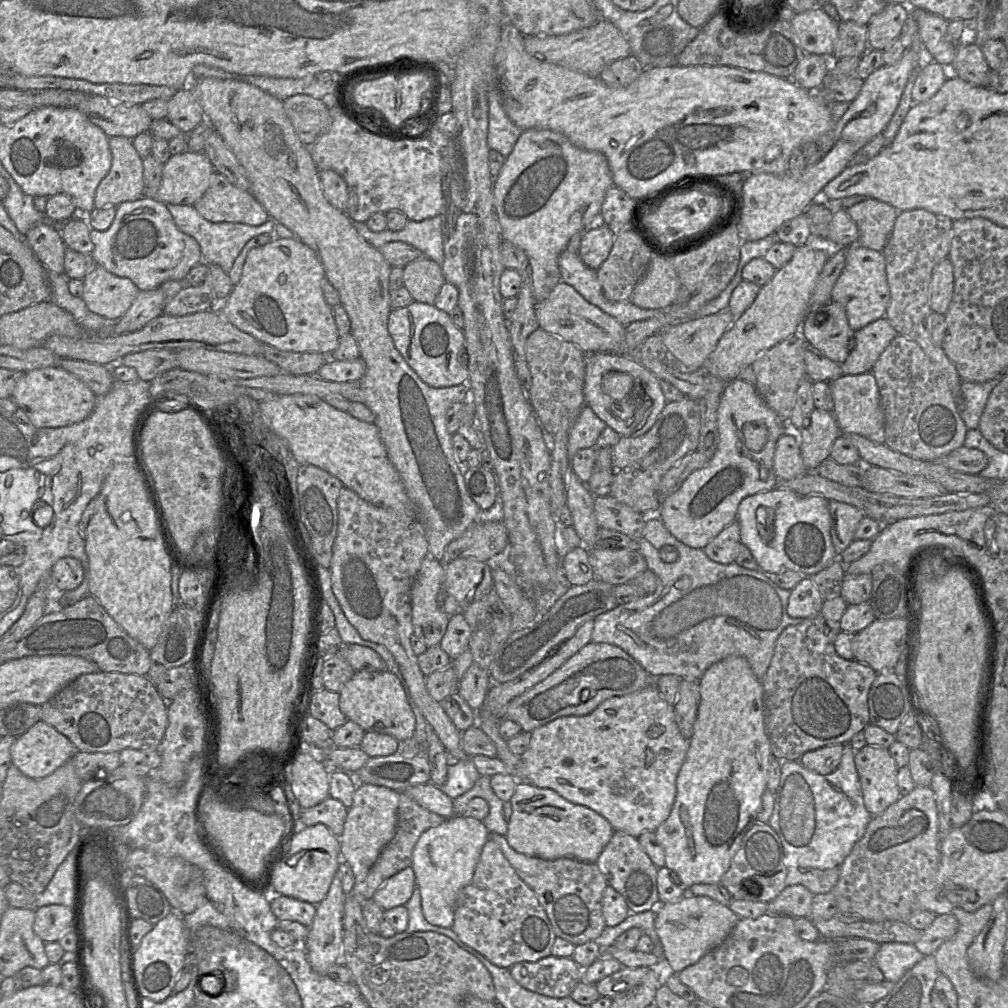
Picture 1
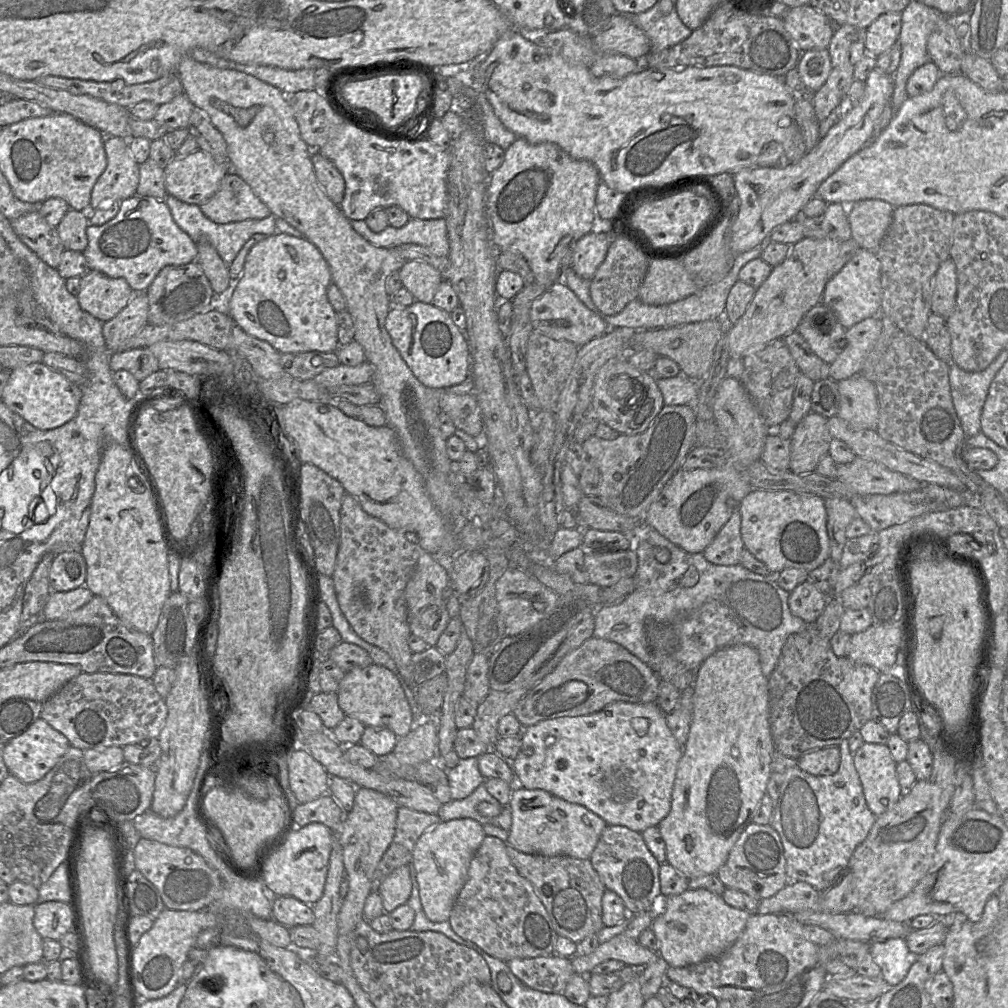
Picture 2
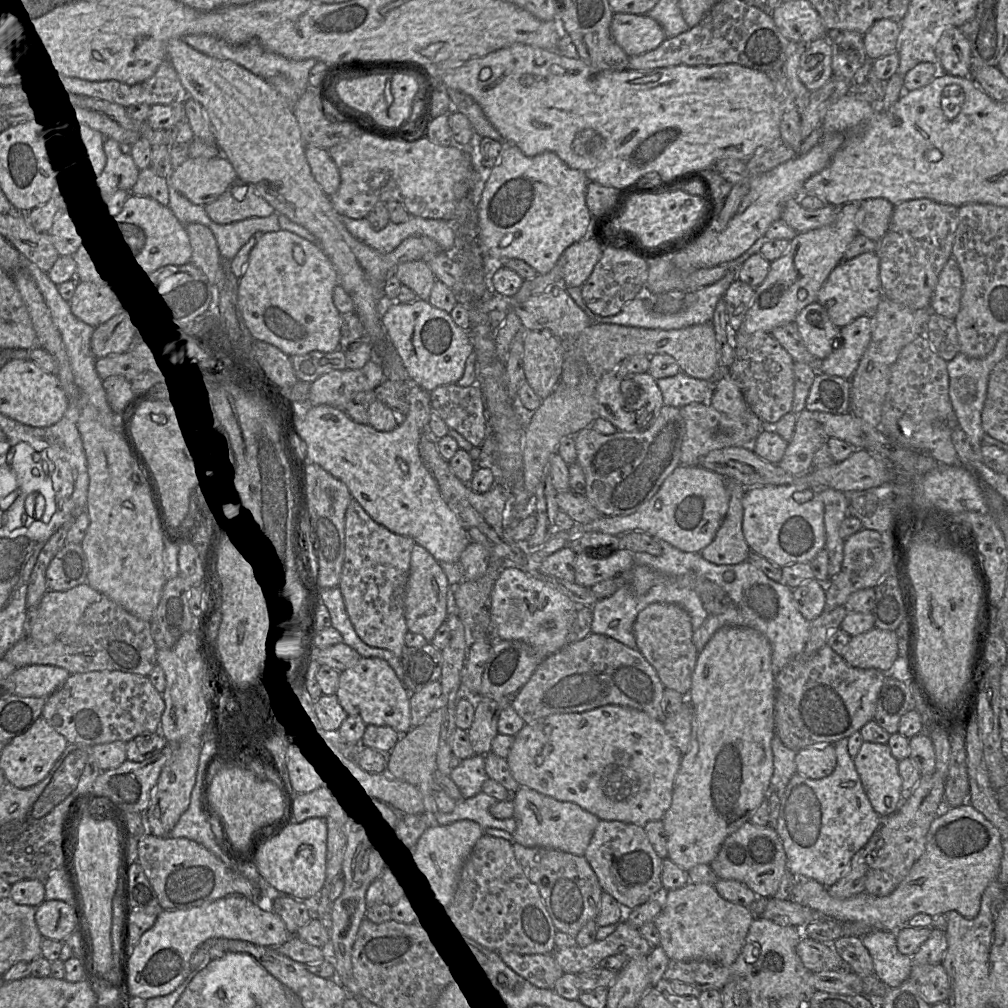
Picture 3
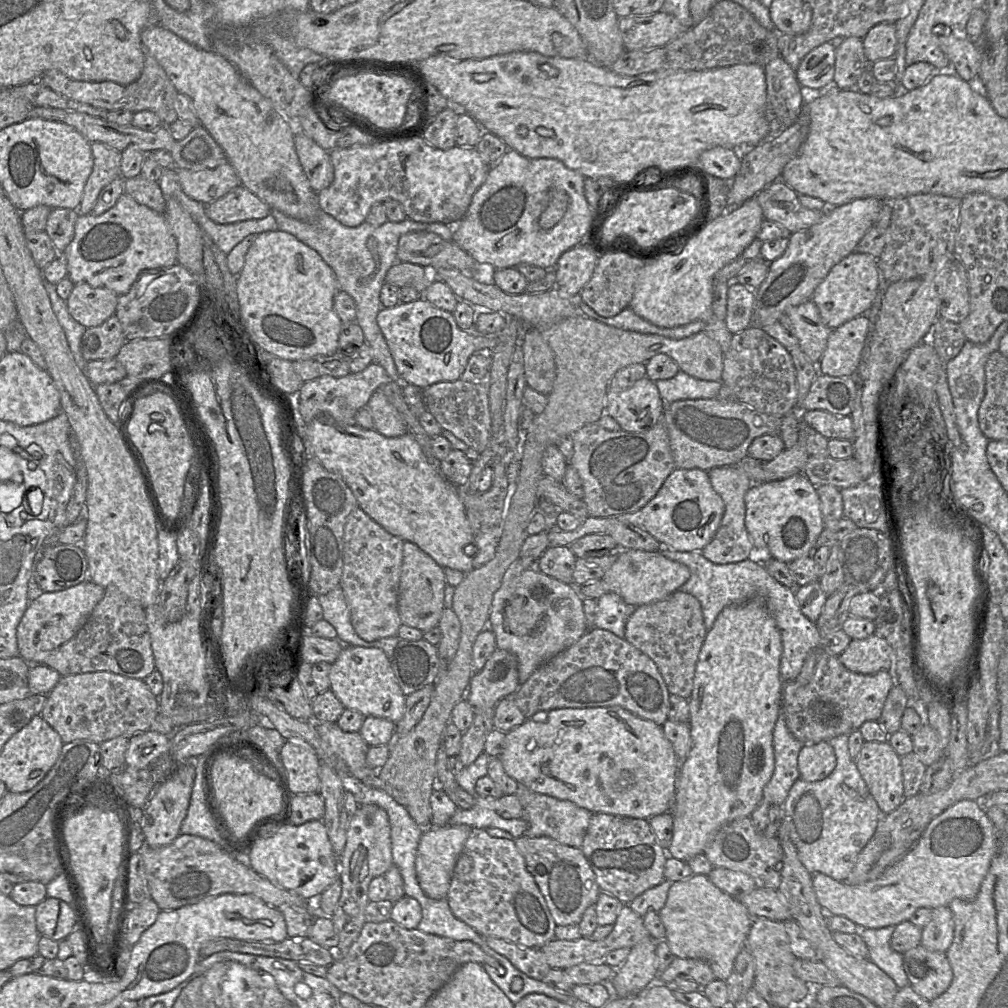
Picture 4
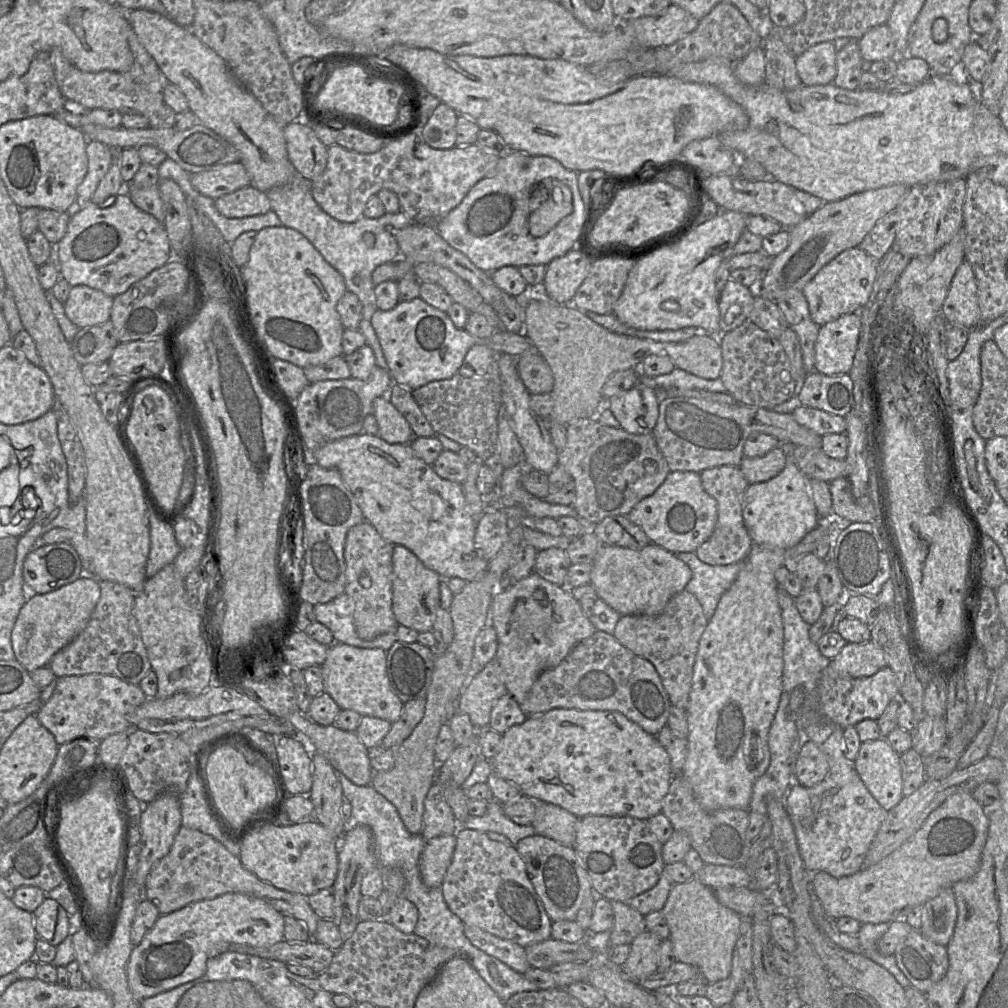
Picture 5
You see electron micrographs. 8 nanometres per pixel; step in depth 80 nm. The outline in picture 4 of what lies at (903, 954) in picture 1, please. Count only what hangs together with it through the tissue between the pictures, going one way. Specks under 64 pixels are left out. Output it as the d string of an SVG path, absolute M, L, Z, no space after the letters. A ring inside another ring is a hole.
M895 926L884 928L859 929L868 951L869 960L884 971L897 985L898 989L910 985L903 967L903 954L891 948L891 937Z

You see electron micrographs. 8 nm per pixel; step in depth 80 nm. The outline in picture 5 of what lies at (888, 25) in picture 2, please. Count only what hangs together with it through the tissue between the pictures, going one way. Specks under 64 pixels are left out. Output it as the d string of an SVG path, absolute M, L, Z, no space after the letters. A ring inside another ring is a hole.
M887 24L870 29L858 40L858 44L861 56L866 61L877 62L896 56L896 44Z

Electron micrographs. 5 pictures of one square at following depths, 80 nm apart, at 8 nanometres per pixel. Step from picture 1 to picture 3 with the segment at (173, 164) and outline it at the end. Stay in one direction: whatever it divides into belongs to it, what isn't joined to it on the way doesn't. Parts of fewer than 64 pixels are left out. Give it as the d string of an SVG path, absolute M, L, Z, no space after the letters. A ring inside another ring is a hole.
M223 155L211 159L188 158L173 168L168 178L168 186L173 185L179 193L192 203L205 206L222 195L236 178L236 171Z

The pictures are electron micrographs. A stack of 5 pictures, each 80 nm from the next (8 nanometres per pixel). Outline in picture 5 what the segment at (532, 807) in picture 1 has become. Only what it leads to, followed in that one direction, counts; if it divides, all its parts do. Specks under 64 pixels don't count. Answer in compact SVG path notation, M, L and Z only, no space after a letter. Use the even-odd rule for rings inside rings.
M534 800L534 803L536 811L531 825L536 834L549 837L573 848L579 818L555 804L541 800Z

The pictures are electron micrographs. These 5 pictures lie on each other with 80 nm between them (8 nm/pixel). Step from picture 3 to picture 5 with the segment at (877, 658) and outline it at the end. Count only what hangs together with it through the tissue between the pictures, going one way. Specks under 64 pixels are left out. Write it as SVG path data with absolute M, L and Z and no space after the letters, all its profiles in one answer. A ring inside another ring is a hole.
M872 640L848 642L828 665L840 677L863 678L887 666L884 651Z

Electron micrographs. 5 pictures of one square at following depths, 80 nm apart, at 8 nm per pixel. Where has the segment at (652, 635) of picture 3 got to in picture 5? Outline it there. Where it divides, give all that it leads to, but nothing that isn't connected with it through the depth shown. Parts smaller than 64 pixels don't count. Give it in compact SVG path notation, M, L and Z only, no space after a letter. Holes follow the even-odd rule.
M686 589L674 595L664 610L656 616L648 615L623 615L620 616L613 637L634 654L650 661L658 672L663 687L668 694L671 705L686 710L692 686L694 662L698 651L699 641L706 629L706 618L702 605L697 597Z

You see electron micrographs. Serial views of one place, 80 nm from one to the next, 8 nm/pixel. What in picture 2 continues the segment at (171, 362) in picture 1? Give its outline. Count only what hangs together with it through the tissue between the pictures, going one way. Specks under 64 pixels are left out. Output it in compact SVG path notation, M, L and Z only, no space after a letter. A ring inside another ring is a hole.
M133 348L111 354L109 366L113 372L127 370L138 381L160 370L158 359L149 348Z

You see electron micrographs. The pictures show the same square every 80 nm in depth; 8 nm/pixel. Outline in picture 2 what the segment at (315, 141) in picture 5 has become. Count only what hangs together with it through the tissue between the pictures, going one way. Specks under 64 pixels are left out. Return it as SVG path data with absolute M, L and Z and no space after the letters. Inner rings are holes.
M312 150L314 172L326 195L337 205L340 205L345 193L345 180L332 161L319 151Z

